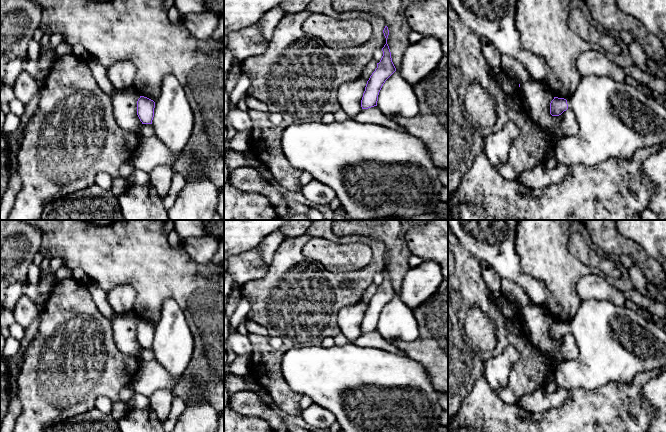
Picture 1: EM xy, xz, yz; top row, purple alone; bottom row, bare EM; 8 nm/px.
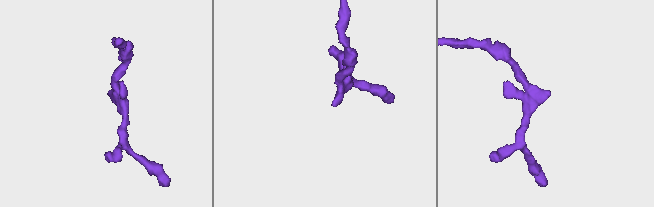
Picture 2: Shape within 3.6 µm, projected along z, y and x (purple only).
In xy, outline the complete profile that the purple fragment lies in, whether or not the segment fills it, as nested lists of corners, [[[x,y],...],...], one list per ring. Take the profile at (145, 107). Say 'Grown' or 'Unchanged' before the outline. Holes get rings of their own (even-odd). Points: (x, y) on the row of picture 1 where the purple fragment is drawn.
Unchanged. [[[140,96],[137,101],[137,115],[142,124],[152,124],[155,102],[147,97]]]

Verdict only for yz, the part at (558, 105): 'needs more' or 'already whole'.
needs more

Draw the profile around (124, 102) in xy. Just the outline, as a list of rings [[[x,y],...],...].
[[[133,86],[115,90],[112,98],[113,114],[117,124],[124,130],[138,133],[142,126],[137,115],[137,101],[140,96]]]

